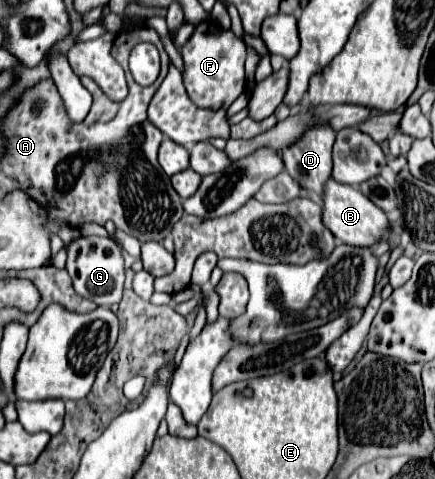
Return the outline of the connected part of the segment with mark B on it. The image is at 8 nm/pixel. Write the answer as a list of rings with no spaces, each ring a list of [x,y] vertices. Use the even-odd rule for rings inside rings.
[[[329,179],[325,183],[323,215],[321,217],[323,217],[323,225],[329,227],[333,237],[345,245],[371,247],[389,231],[389,221],[387,221],[385,213],[373,201],[369,201],[359,189],[353,189],[349,185],[341,185],[333,179]]]

